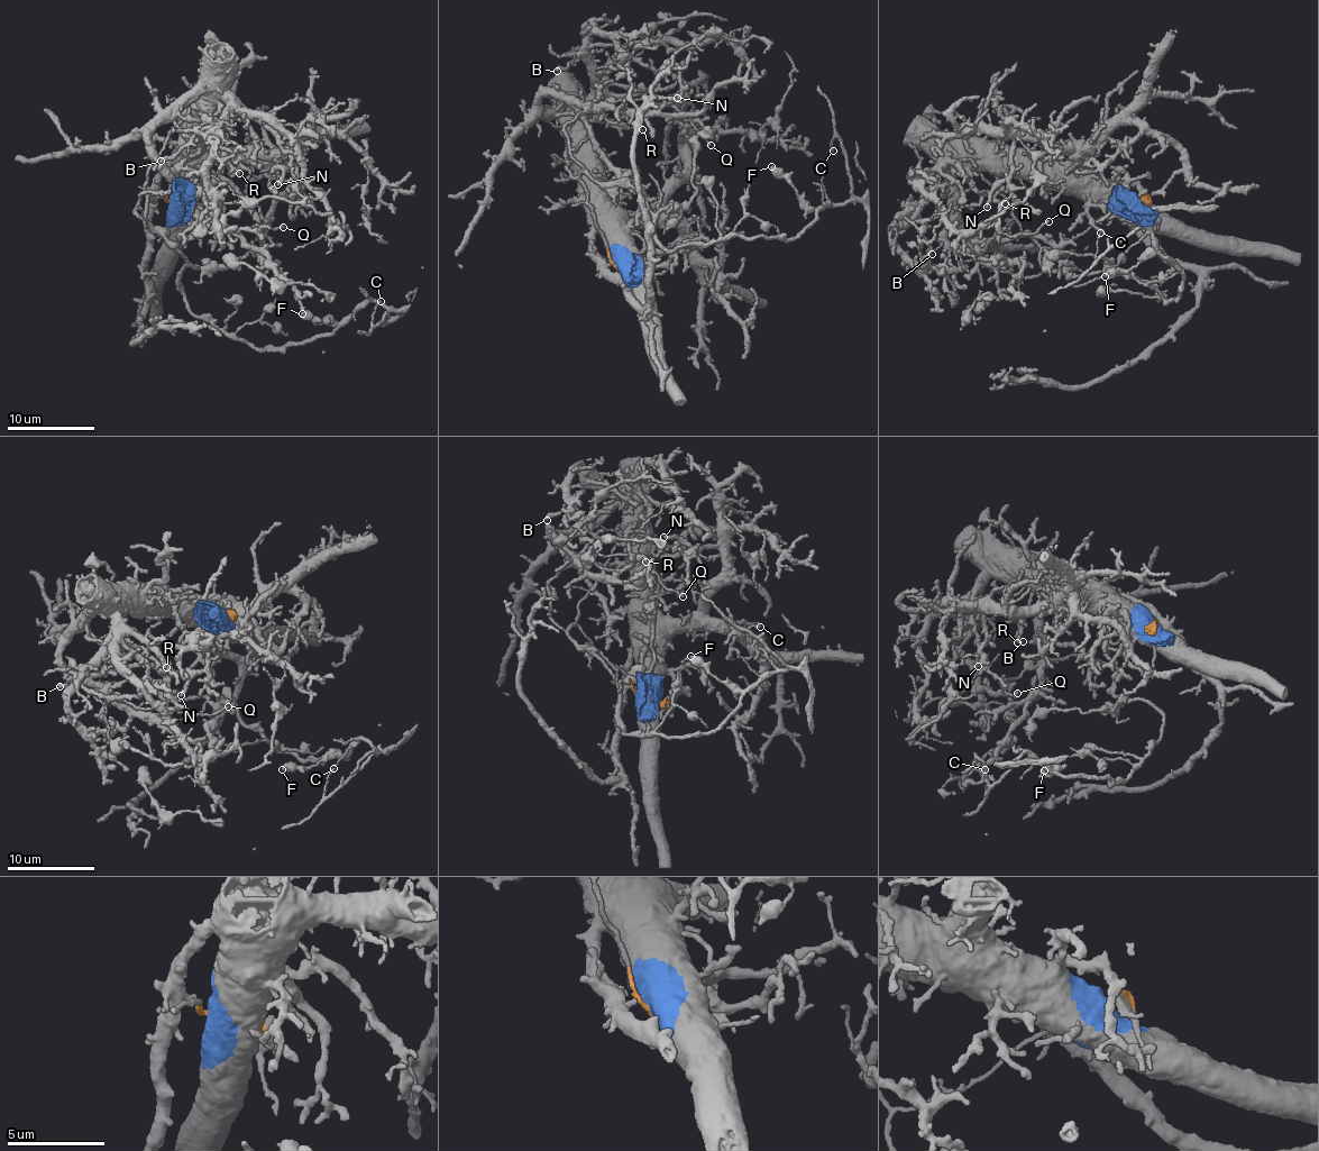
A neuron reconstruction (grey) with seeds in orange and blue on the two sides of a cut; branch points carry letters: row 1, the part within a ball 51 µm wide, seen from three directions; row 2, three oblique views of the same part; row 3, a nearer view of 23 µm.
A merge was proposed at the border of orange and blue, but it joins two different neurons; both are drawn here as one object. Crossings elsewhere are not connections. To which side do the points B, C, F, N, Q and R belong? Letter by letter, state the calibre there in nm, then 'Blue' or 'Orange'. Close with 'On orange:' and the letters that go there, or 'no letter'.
B: Thickness 240 nm. Blue
C: Thickness 120 nm. Orange
F: Thickness 480 nm. Orange
N: Thickness 260 nm. Blue
Q: Thickness 150 nm. Orange
R: Thickness 200 nm. Blue
On orange: C, F, Q

